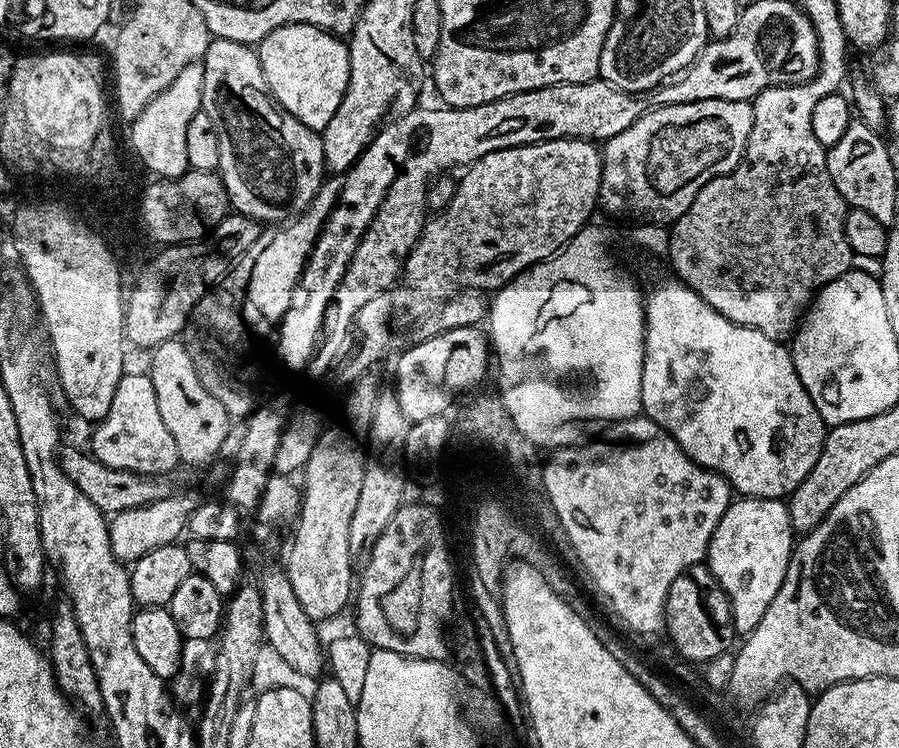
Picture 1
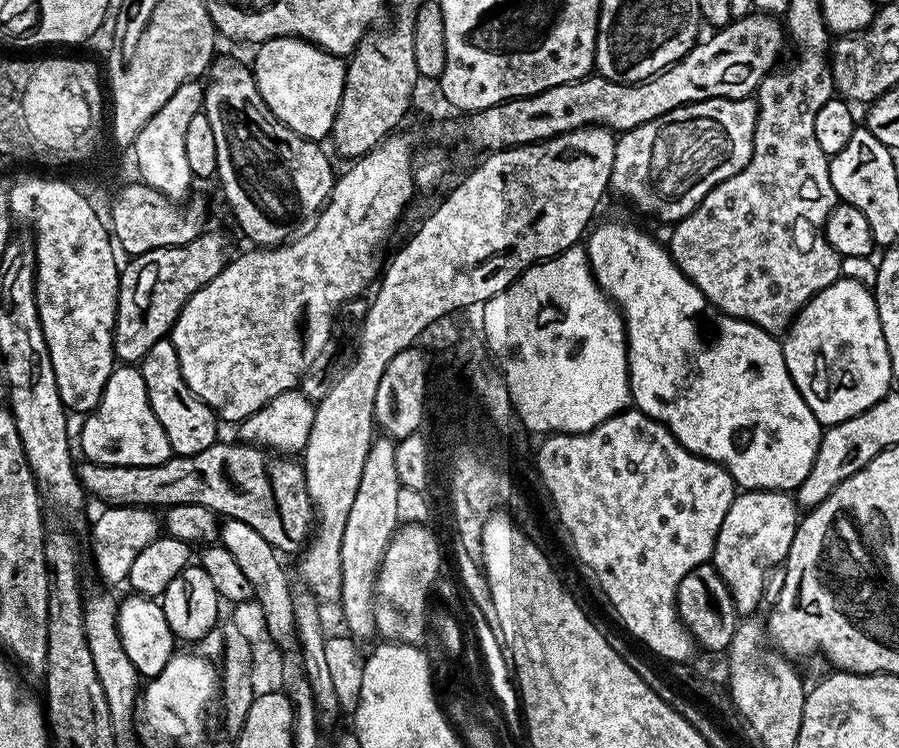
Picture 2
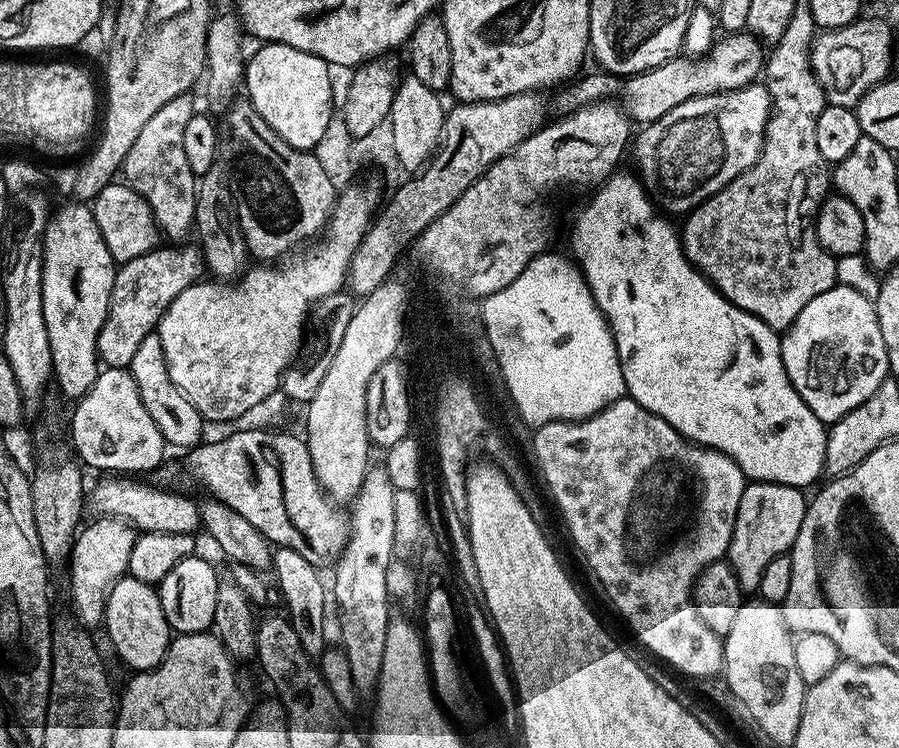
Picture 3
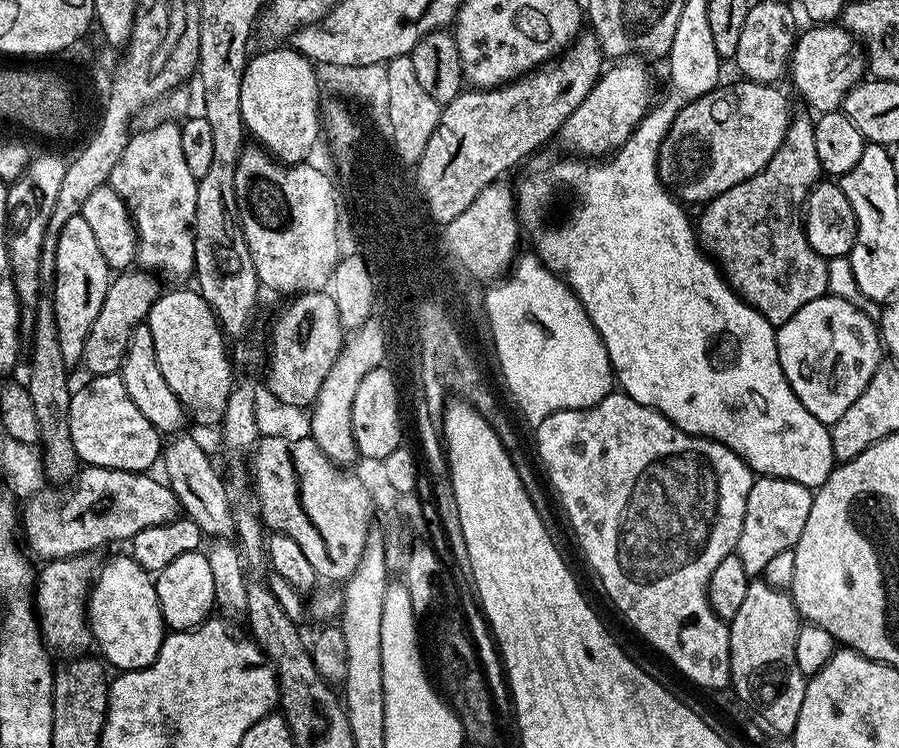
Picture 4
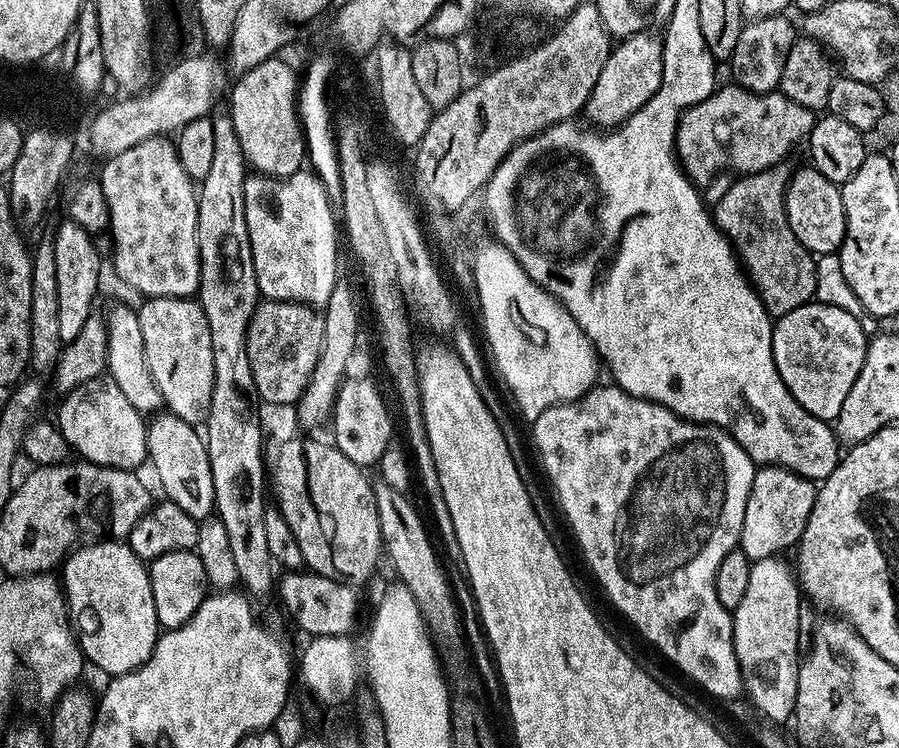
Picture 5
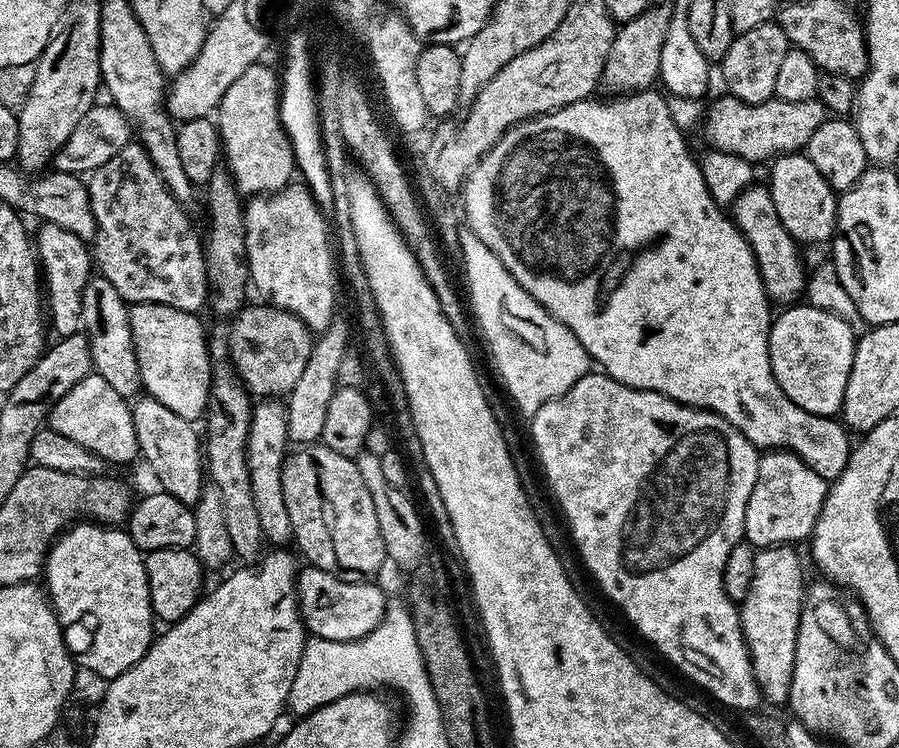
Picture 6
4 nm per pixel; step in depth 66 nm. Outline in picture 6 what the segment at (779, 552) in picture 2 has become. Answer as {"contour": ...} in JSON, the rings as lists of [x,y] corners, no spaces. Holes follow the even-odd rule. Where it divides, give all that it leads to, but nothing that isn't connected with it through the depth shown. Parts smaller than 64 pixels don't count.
{"contour":[[[768,450],[760,456],[758,478],[754,482],[754,490],[750,490],[750,502],[746,502],[746,518],[744,519],[744,540],[753,548],[774,548],[777,544],[791,545],[792,540],[807,541],[811,537],[814,526],[818,522],[818,514],[822,514],[822,506],[826,502],[829,481],[808,466],[801,456],[795,456],[787,450]]]}

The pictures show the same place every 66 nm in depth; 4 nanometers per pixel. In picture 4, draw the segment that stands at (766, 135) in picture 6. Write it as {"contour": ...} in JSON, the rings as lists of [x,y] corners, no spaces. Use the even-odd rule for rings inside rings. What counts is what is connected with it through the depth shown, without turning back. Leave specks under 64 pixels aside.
{"contour":[[[745,78],[737,79],[737,84],[725,83],[717,86],[705,96],[698,97],[687,104],[674,118],[670,130],[660,143],[658,153],[662,161],[660,180],[665,188],[685,205],[703,206],[718,194],[730,190],[730,186],[738,186],[738,182],[746,182],[758,170],[762,170],[774,158],[778,146],[782,146],[782,138],[786,136],[788,121],[792,119],[793,109],[788,109],[788,100],[772,84],[758,84]]]}

